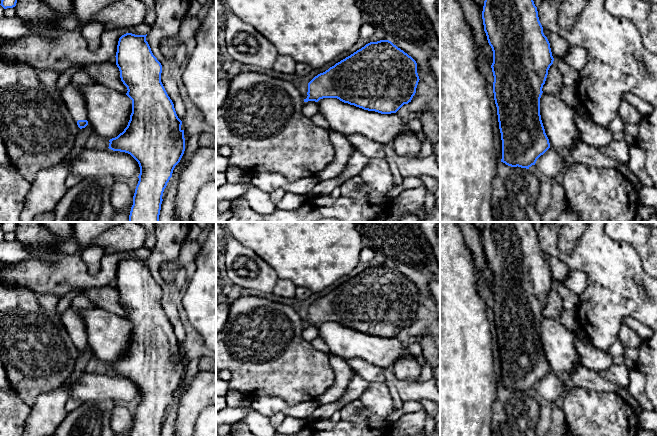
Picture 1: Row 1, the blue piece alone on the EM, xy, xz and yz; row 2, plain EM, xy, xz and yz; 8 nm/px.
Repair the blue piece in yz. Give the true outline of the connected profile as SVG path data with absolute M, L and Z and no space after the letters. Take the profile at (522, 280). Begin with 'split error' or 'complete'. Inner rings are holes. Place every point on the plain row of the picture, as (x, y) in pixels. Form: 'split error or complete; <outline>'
complete; M485 222L482 243L488 267L493 275L491 292L494 300L494 324L502 364L501 386L511 391L529 393L550 372L540 339L542 312L554 285L550 267L543 257L533 222Z

